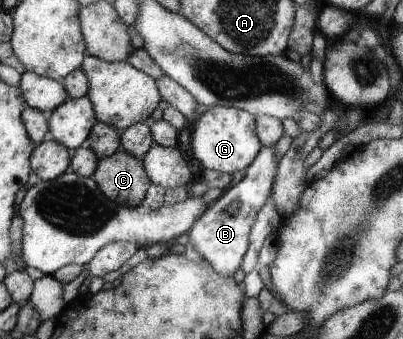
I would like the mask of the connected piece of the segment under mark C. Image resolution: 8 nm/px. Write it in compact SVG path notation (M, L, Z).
M123 150L99 160L93 178L100 191L120 206L139 207L152 186L144 162Z

